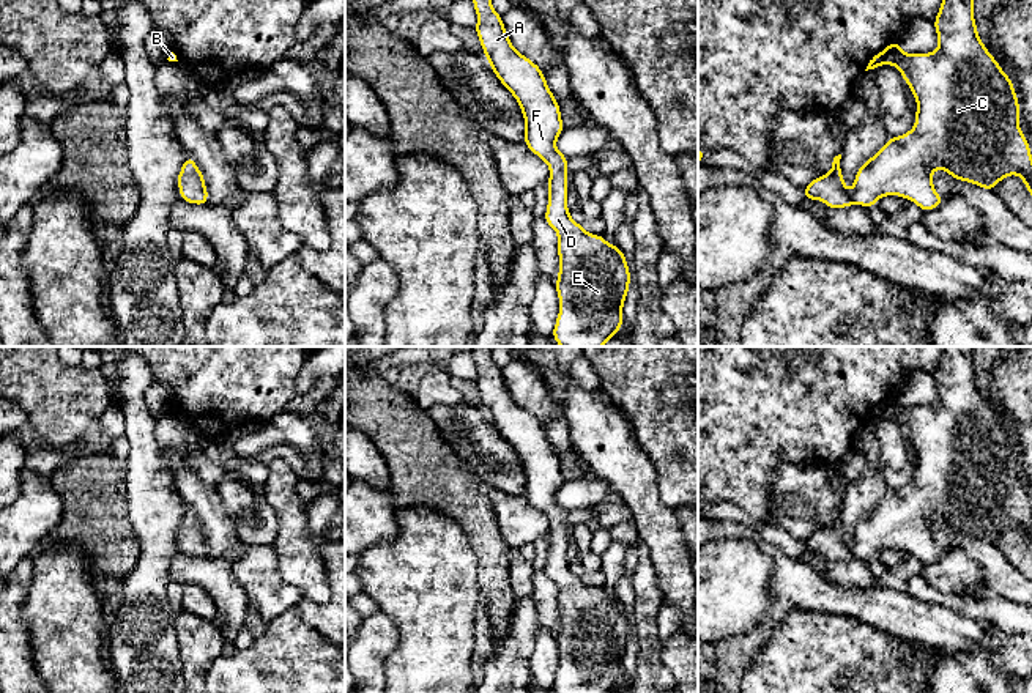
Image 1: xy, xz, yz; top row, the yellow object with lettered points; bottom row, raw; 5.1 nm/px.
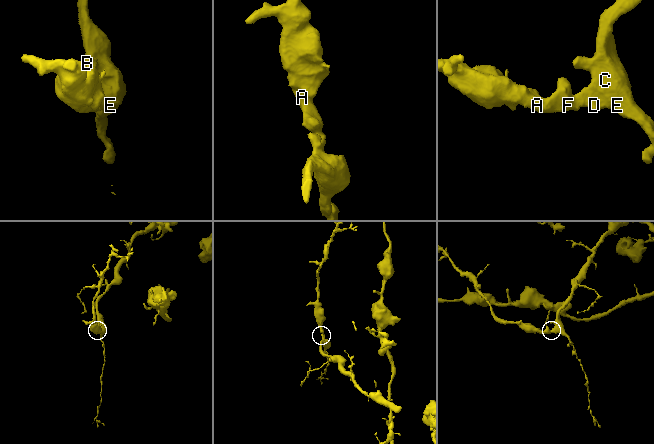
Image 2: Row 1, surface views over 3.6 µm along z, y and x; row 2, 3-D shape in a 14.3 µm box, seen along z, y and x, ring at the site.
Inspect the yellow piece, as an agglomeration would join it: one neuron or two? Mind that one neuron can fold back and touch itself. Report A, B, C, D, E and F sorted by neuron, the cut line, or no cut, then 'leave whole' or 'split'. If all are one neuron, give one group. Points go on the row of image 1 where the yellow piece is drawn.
A B C D E F | no cut | leave whole

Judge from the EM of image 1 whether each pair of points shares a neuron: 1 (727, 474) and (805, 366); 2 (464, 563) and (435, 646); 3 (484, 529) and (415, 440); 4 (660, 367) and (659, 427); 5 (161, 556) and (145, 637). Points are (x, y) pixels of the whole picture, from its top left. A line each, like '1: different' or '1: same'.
1: same
2: same
3: same
4: same
5: same

